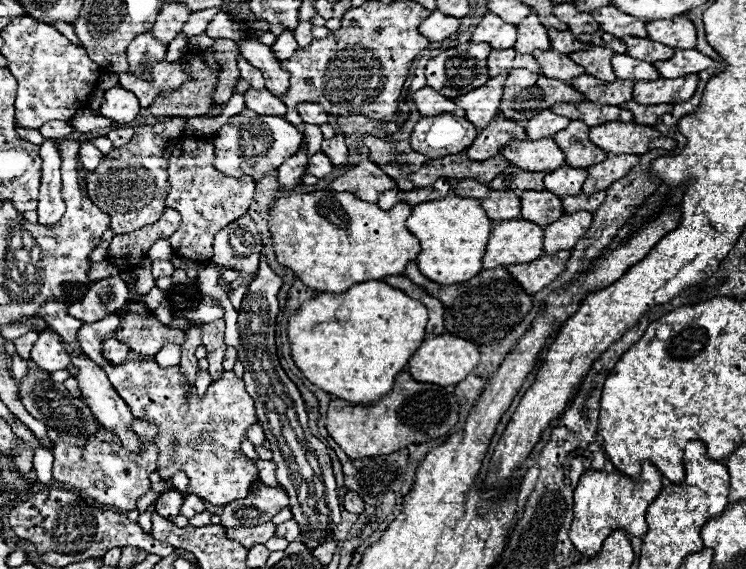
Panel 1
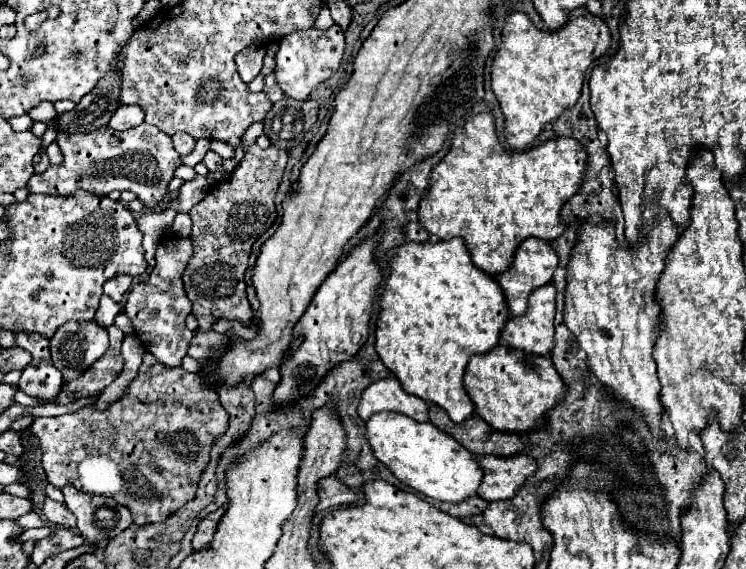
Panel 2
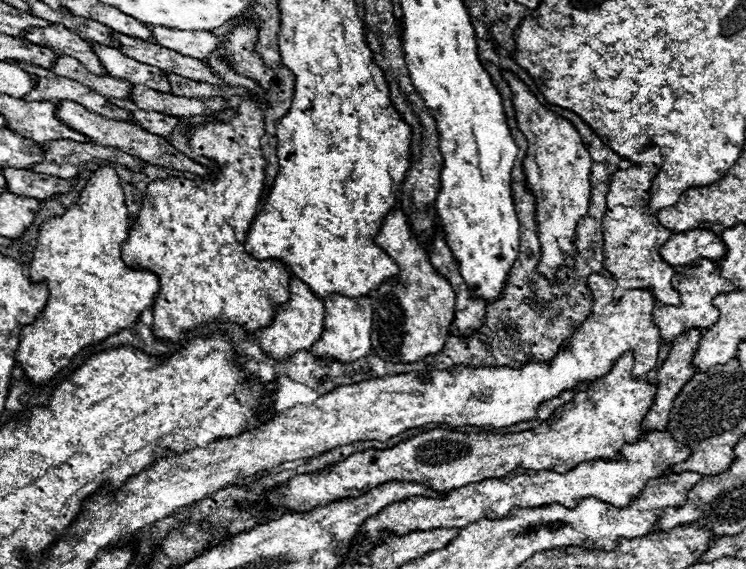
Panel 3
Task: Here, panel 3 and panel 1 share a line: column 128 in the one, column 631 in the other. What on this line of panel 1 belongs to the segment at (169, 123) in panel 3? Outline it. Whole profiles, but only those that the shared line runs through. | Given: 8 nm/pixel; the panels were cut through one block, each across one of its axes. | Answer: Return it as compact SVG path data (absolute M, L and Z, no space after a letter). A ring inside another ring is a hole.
M624 102L620 104L622 110L630 110L634 114L634 122L640 126L654 126L654 122L662 116L672 112L672 104L656 104L656 106L642 106L636 102Z

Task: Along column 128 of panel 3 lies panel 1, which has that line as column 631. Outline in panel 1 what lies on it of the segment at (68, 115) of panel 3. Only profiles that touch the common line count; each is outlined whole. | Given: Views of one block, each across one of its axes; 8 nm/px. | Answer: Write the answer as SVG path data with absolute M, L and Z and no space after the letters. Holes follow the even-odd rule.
M608 122L596 128L590 128L590 142L602 148L608 154L646 154L654 146L672 150L674 140L662 138L660 132L652 126L640 126L634 122Z

